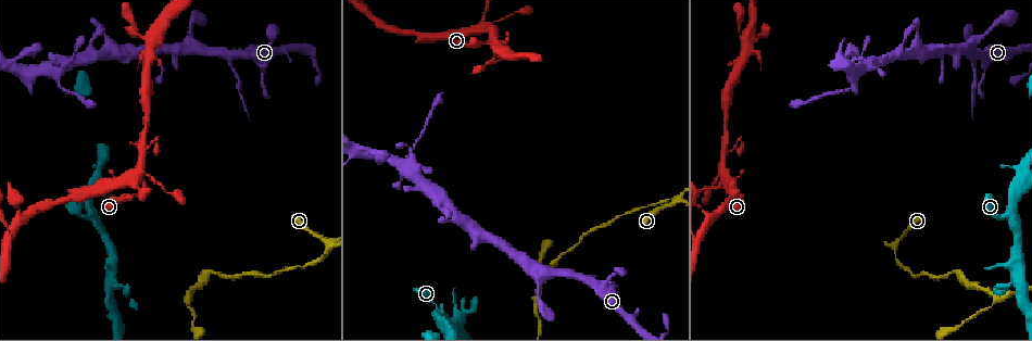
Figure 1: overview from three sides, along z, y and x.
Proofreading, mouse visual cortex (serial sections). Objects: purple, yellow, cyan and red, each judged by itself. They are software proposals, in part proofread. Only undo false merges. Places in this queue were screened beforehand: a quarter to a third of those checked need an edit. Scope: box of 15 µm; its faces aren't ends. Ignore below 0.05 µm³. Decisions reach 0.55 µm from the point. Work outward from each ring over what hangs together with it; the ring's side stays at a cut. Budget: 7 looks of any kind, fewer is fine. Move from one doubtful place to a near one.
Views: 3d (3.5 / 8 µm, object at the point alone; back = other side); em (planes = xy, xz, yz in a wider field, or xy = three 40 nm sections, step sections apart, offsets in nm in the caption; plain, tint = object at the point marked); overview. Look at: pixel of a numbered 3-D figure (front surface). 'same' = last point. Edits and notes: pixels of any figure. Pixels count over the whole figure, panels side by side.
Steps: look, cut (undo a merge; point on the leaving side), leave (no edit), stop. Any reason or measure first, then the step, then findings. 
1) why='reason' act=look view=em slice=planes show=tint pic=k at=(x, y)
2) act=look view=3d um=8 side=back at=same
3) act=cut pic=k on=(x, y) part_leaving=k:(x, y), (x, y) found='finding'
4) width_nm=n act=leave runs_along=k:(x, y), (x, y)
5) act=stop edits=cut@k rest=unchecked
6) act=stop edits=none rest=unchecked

why='abrupt turn' act=look view=3d um=3.5 side=back pic=1 at=(329, 239)

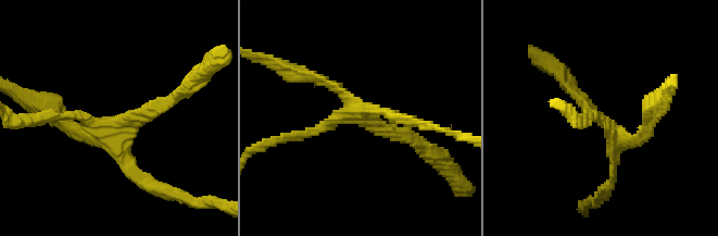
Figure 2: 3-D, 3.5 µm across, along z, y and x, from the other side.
why='now the EM' act=look view=em slice=xy step=1 show=tint pic=2 at=(124, 125)

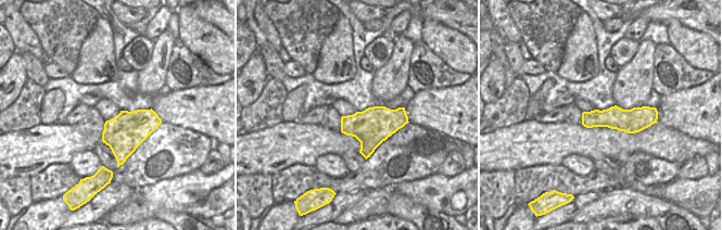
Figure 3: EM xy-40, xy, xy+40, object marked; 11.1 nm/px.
act=leave runs_along=2:(579, 95), (613, 135), (609, 185) found='continuous, no second cell'

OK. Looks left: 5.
why='calibre changes' act=look view=3d um=3.5 pic=1 at=(407, 156)

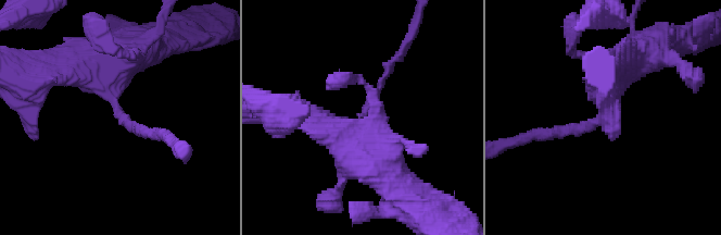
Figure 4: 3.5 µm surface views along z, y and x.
why='need the tissue' act=look view=em slice=xy step=1 show=tint pic=4 at=(362, 111)

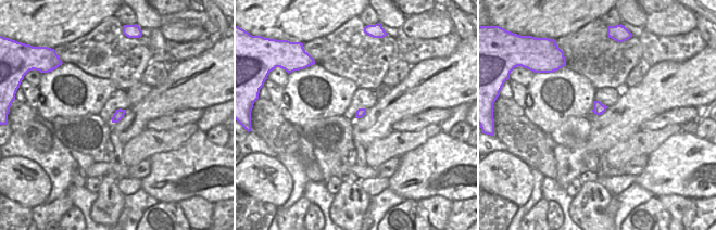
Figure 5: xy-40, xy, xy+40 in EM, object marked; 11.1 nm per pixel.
width_nm=100 act=cut pic=4 on=(568, 130) part_leaving=4:(597, 118), (583, 127), (519, 140) found='a second cell is stuck on'

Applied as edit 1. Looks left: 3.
why='thick turns thin' act=look view=3d um=3.5 pic=1 at=(439, 323)

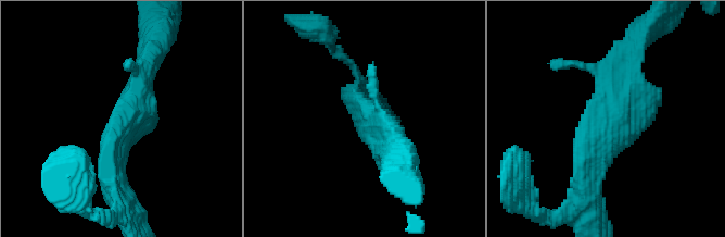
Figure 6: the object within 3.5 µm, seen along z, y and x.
act=look view=em slice=xy step=5 show=tint pic=6 at=(129, 117)

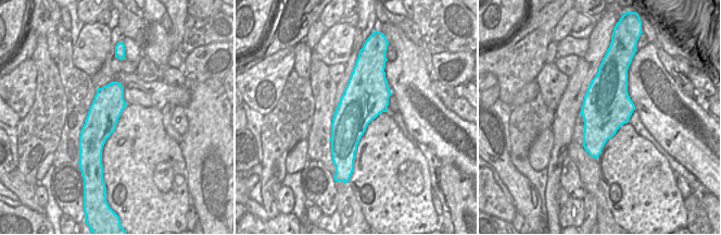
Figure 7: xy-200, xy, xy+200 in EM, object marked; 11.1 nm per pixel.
act=leave runs_along=6:(582, 161), (615, 104), (635, 41) found='one cell here'

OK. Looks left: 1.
act=stop edits=cut@4 rest=unchecked

